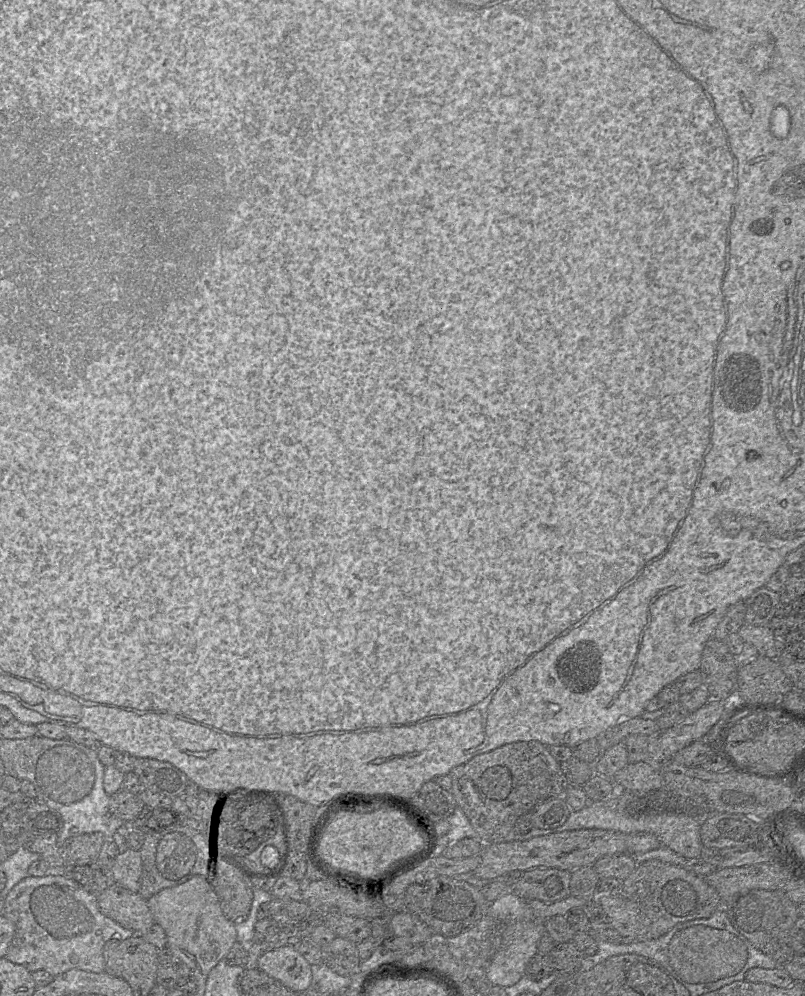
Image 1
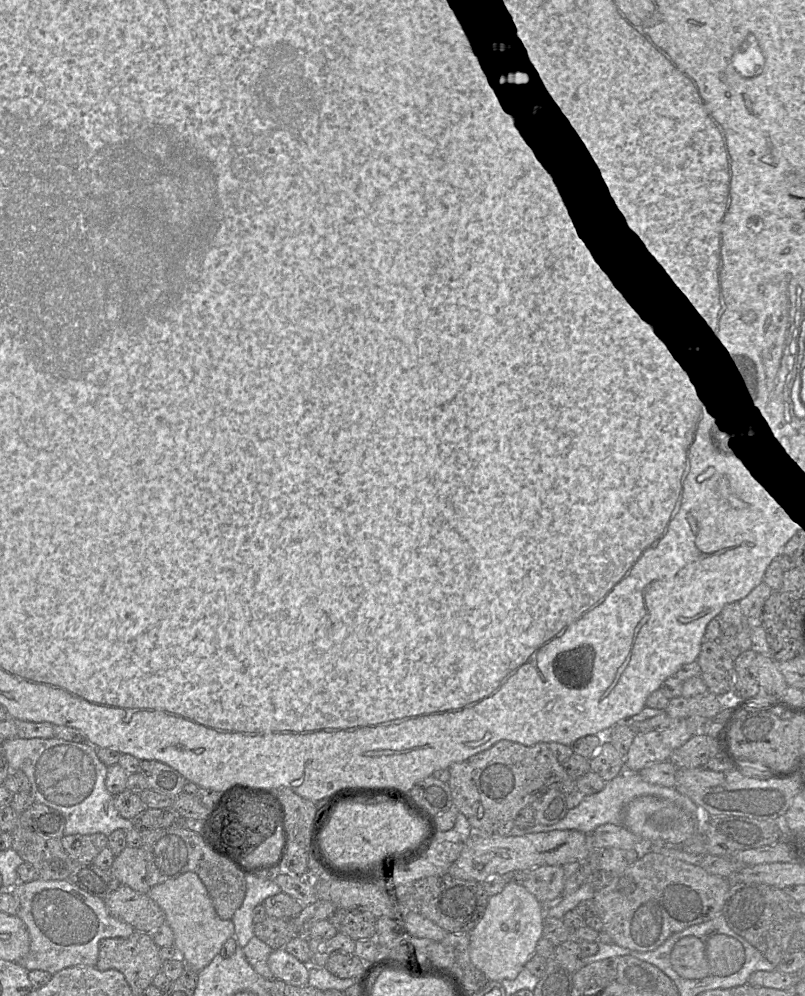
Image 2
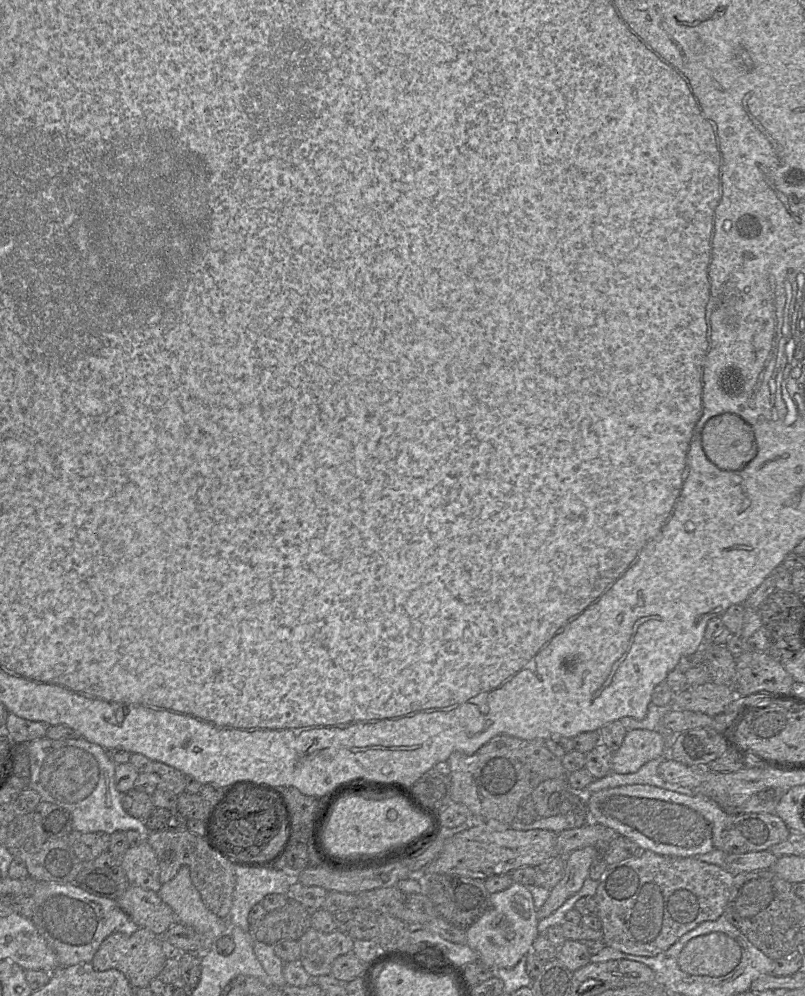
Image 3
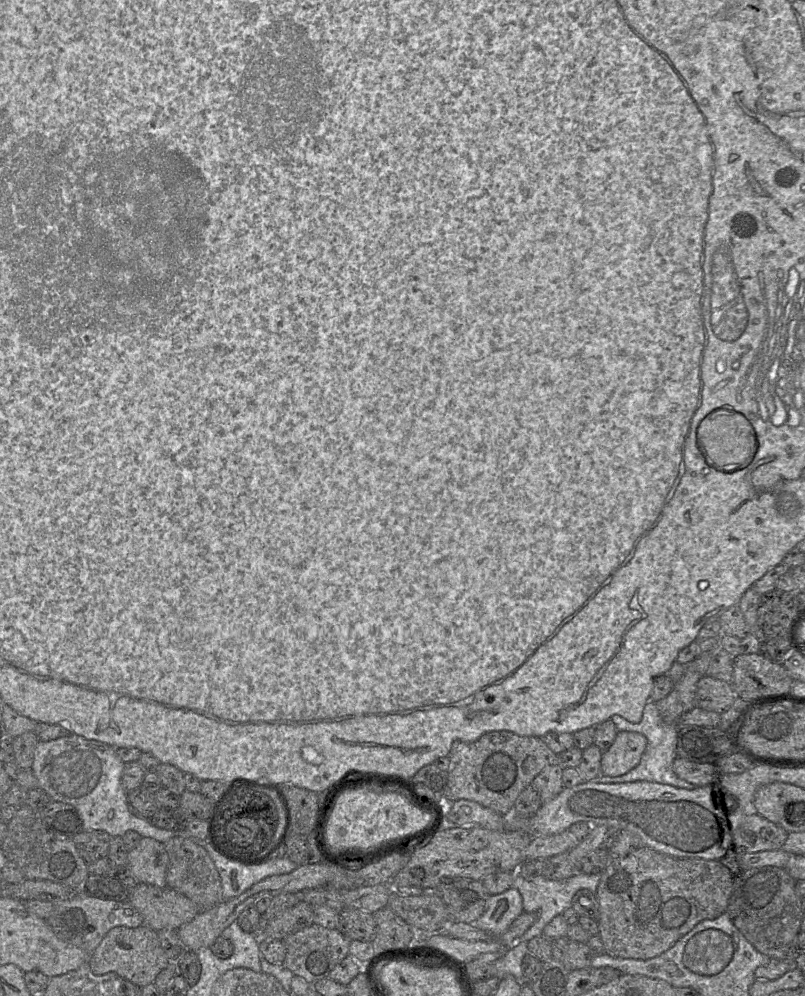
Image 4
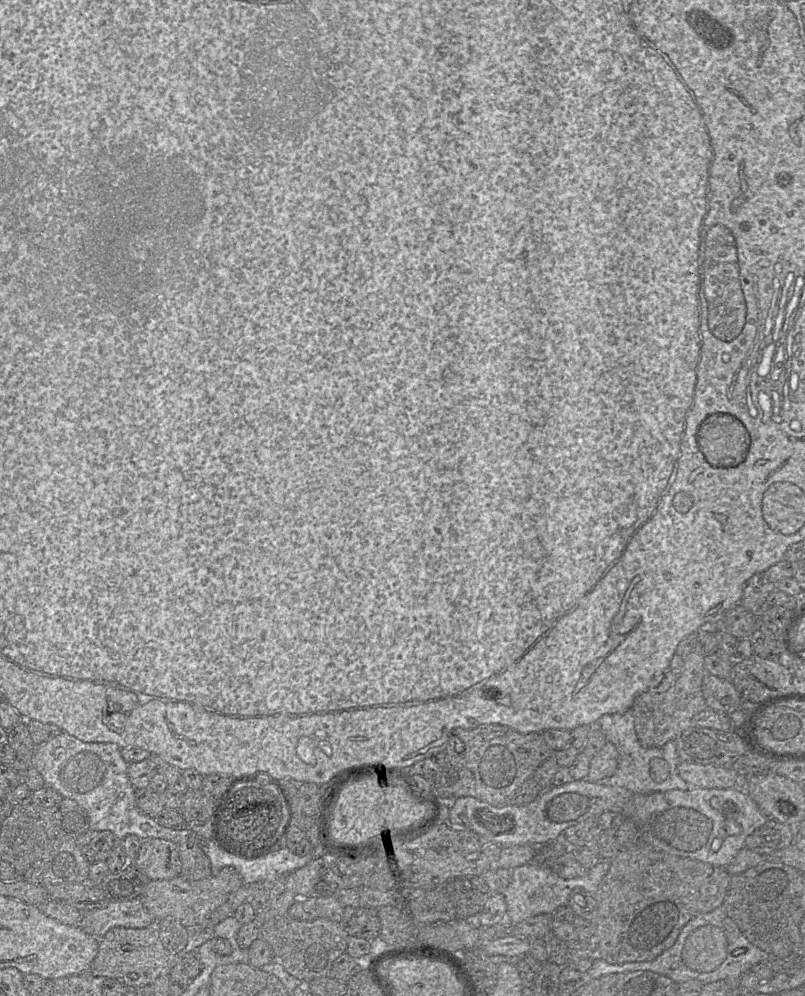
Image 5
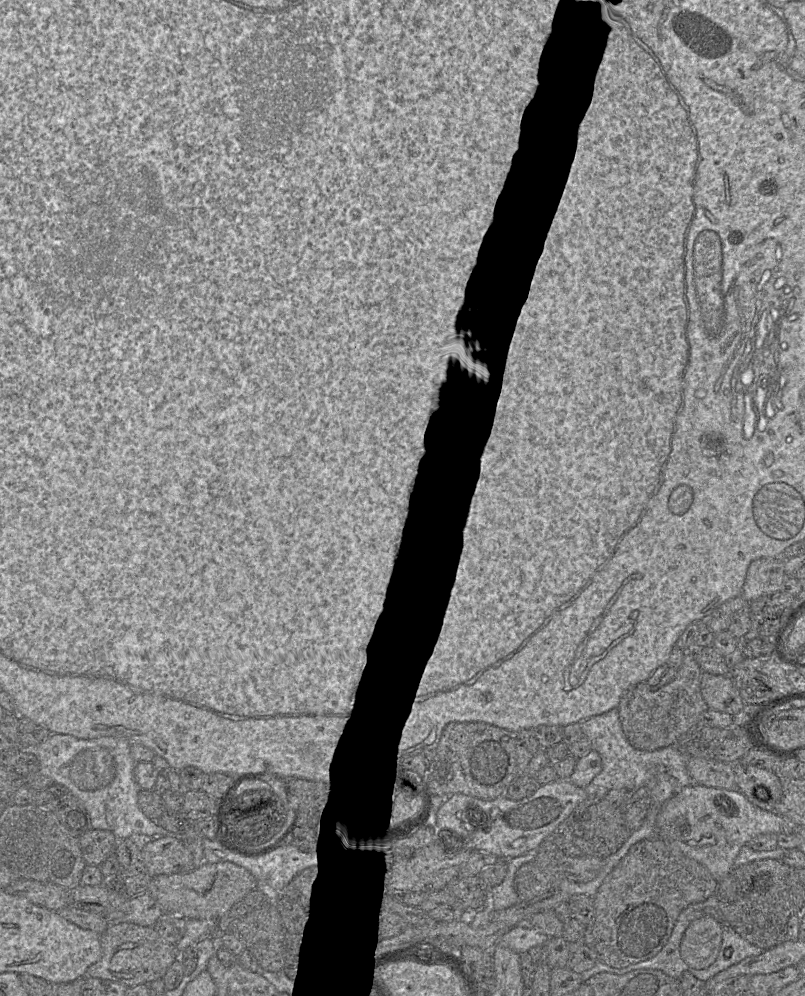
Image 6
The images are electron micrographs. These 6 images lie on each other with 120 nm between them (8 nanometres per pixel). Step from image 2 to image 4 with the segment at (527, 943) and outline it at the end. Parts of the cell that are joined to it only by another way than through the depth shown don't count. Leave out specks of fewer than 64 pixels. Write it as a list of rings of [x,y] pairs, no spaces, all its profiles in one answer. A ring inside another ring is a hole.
[[[512,887],[501,894],[491,895],[486,912],[474,925],[491,935],[492,939],[498,939],[523,912],[522,896]]]

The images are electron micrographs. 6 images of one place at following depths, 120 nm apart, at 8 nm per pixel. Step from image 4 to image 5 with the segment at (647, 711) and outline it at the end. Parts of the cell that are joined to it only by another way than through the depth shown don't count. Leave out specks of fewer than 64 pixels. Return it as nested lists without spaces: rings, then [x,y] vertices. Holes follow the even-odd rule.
[[[631,711],[605,714],[596,723],[600,725],[607,742],[611,742],[618,751],[616,771],[597,783],[605,786],[622,787],[635,794],[665,792],[673,789],[688,790],[691,787],[678,774],[677,767],[680,759],[675,740],[670,740],[660,747],[643,747],[638,741]]]

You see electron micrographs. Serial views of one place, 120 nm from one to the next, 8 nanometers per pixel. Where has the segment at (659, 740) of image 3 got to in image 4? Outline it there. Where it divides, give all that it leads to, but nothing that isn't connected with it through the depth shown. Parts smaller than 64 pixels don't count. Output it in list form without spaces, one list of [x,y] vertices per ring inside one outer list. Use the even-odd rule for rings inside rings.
[[[618,731],[607,751],[601,757],[601,774],[621,776],[638,765],[646,749],[647,739],[638,732]]]

